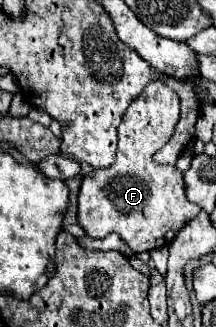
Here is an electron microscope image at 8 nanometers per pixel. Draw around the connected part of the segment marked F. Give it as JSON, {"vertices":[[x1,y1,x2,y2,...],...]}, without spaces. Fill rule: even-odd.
{"vertices":[[162,81,148,83,146,89,138,95,138,99,134,99,130,103,130,107,124,113,124,119,118,127,118,155,116,155,116,161,106,169,98,169,98,171,92,171,92,173,84,175,82,185,80,185,78,221,84,227,84,231,88,233,88,237,98,239,98,237,106,237,108,233,114,231,136,253,152,251,152,249,168,247,174,241,176,233,200,213,200,207,196,203,188,201,188,197,184,193,182,171,178,171,174,165,156,165,152,161,152,155,158,149,162,149,168,143,168,139,172,137,174,125,178,123,178,115,180,115,178,95]]}

